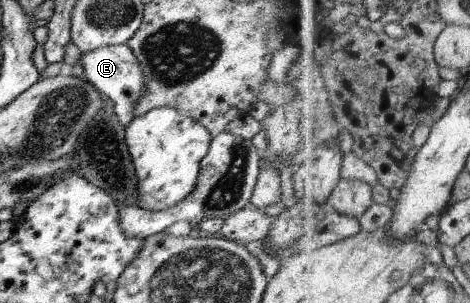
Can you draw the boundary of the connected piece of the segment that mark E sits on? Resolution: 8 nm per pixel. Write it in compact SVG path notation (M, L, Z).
M125 44L118 46L104 46L94 48L90 52L84 52L78 58L78 63L84 71L85 81L92 84L101 96L106 96L112 104L112 112L118 116L118 122L124 128L132 117L132 108L138 100L138 96L144 92L144 76L140 72L138 60Z

